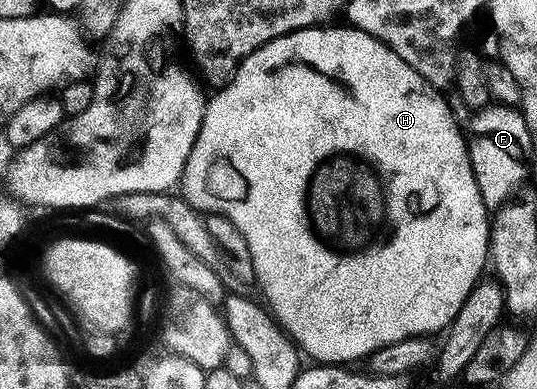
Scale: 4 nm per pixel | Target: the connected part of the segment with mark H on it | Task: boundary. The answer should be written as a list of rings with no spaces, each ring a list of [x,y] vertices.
[[[332,27],[287,33],[263,45],[236,66],[234,76],[223,87],[217,88],[213,97],[207,98],[200,130],[178,185],[184,188],[182,196],[189,205],[205,214],[220,213],[242,231],[242,239],[246,239],[250,247],[255,284],[260,284],[268,300],[267,308],[279,328],[305,354],[308,352],[313,362],[344,365],[359,357],[367,359],[374,351],[407,337],[428,337],[447,330],[454,315],[458,315],[458,307],[466,303],[466,295],[470,295],[477,281],[481,280],[484,265],[486,269],[489,264],[490,211],[478,191],[470,167],[465,130],[456,122],[445,94],[422,79],[402,55],[374,35],[351,27],[328,28]]]

